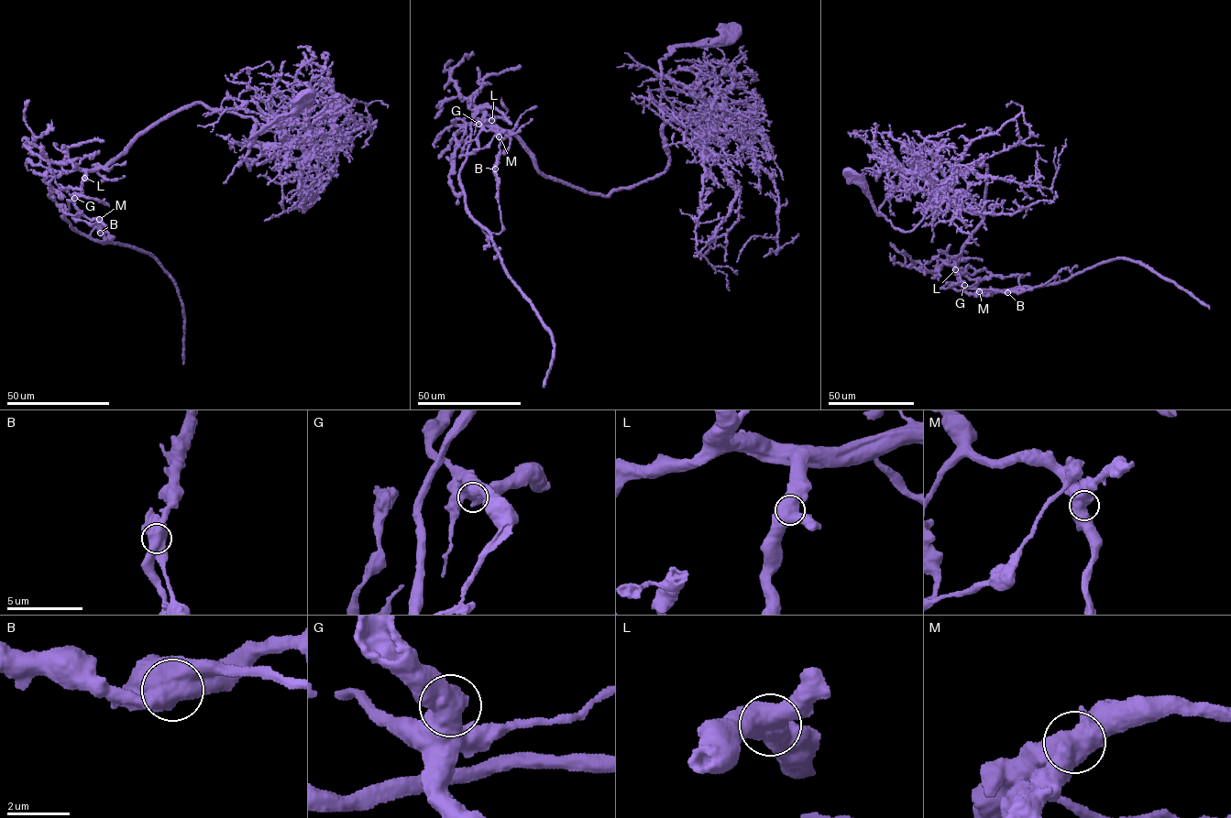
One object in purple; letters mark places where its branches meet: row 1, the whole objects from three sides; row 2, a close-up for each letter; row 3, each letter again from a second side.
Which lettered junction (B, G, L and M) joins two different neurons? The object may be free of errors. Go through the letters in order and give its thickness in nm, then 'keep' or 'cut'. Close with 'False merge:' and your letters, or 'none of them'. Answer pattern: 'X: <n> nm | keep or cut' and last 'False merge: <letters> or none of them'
B: 700 nm | cut
G: 600 nm | keep
L: 650 nm | keep
M: 650 nm | keep
False merge: B

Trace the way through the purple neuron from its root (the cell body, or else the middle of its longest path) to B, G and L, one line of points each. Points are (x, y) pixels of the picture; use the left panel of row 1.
B: (303, 93), (250, 170), (274, 148), (251, 116), (153, 124), (86, 171), (74, 204), (100, 233)
G: (303, 93), (258, 132), (250, 170), (274, 148), (250, 144), (255, 119), (197, 103), (86, 171), (74, 198)
L: (303, 93), (258, 132), (250, 170), (274, 148), (250, 144), (255, 119), (197, 103), (84, 178)

